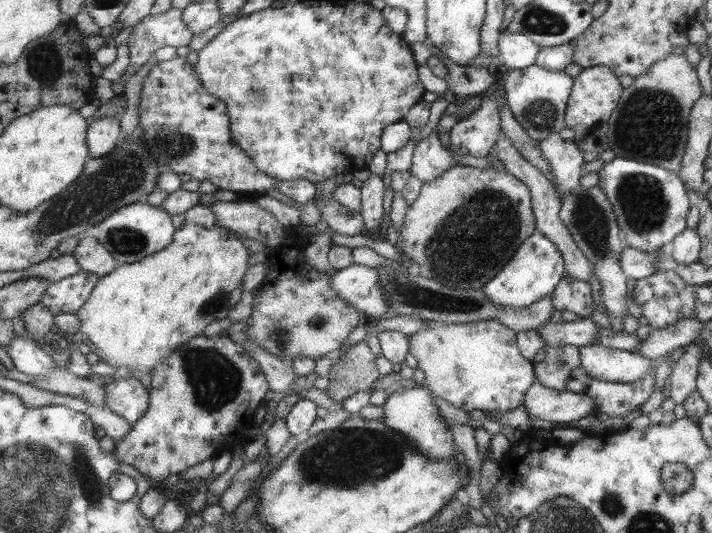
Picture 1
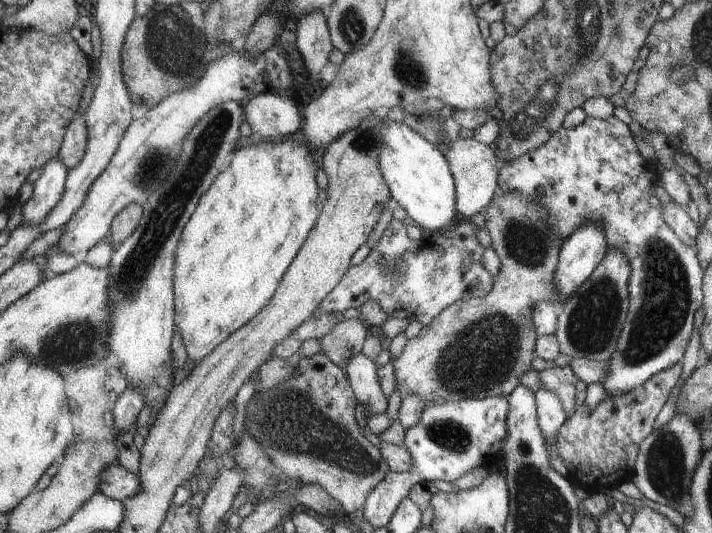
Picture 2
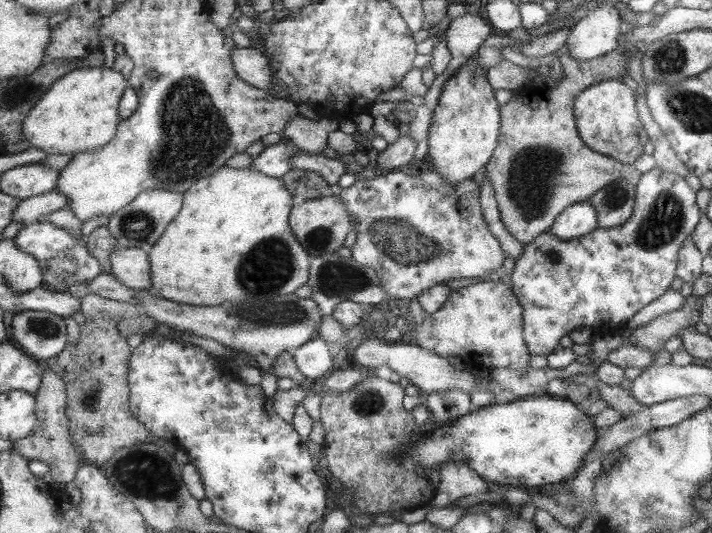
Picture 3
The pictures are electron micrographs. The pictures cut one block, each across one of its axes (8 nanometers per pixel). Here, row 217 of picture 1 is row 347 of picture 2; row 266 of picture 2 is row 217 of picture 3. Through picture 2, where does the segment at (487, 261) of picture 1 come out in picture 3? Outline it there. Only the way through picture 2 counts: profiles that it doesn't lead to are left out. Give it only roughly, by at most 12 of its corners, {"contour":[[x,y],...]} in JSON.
{"contour":[[629,58],[559,62],[501,106],[485,166],[523,246],[633,166],[589,150],[575,98]]}

